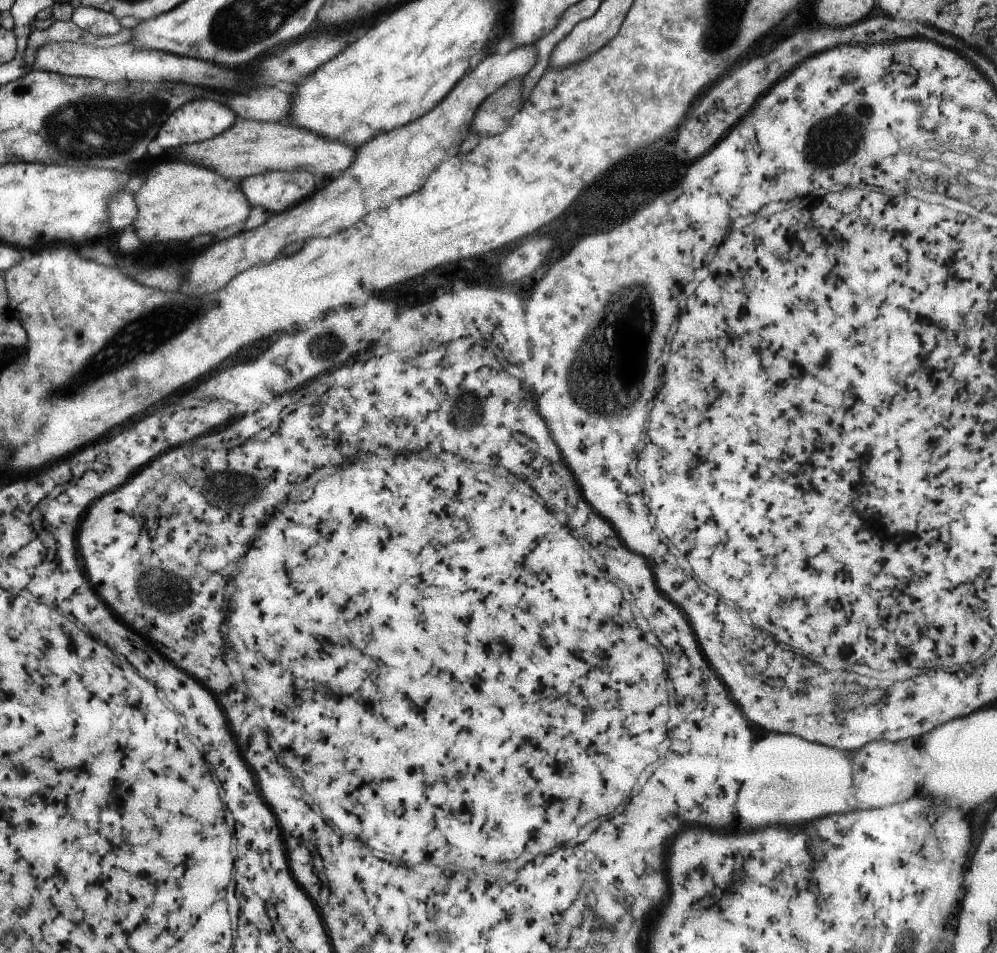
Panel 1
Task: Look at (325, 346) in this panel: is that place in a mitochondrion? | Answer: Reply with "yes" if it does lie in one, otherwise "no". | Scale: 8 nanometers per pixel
yes

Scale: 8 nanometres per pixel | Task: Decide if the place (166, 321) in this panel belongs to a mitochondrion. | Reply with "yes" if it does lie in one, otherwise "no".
yes

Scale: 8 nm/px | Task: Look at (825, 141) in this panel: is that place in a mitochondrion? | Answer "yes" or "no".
yes

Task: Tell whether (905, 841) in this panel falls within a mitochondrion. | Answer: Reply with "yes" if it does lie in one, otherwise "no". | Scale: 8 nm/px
yes

